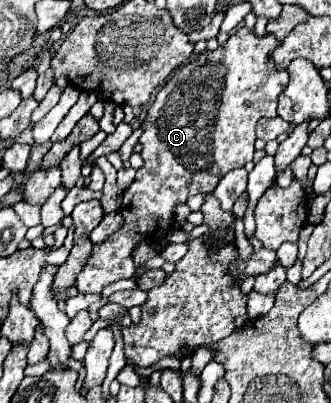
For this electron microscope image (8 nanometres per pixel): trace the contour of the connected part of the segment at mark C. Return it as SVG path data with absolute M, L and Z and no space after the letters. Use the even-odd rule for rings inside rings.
M239 27L223 47L193 57L161 87L143 119L143 135L139 137L145 165L121 199L125 223L103 243L93 245L91 259L77 277L79 293L101 293L105 285L131 279L137 271L131 259L133 249L149 237L167 235L175 205L197 193L213 193L227 171L253 159L255 125L261 117L277 117L277 97L289 81L287 71L277 69L271 61L277 45L273 35L257 37L251 29Z

